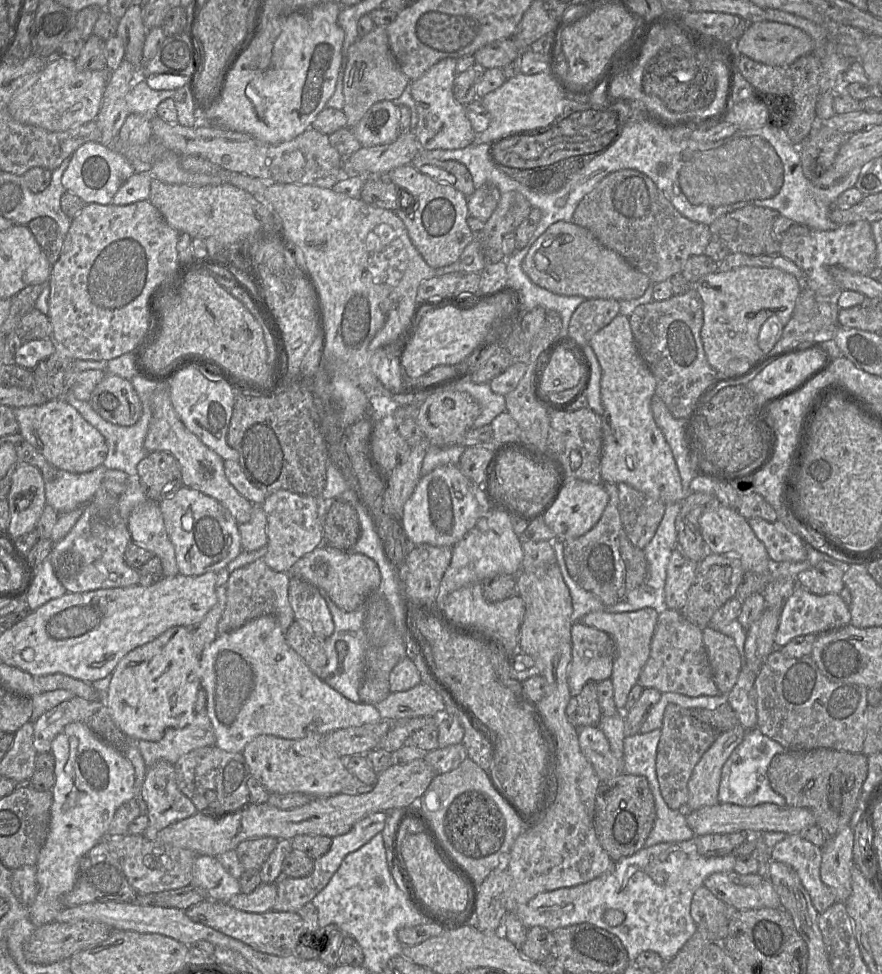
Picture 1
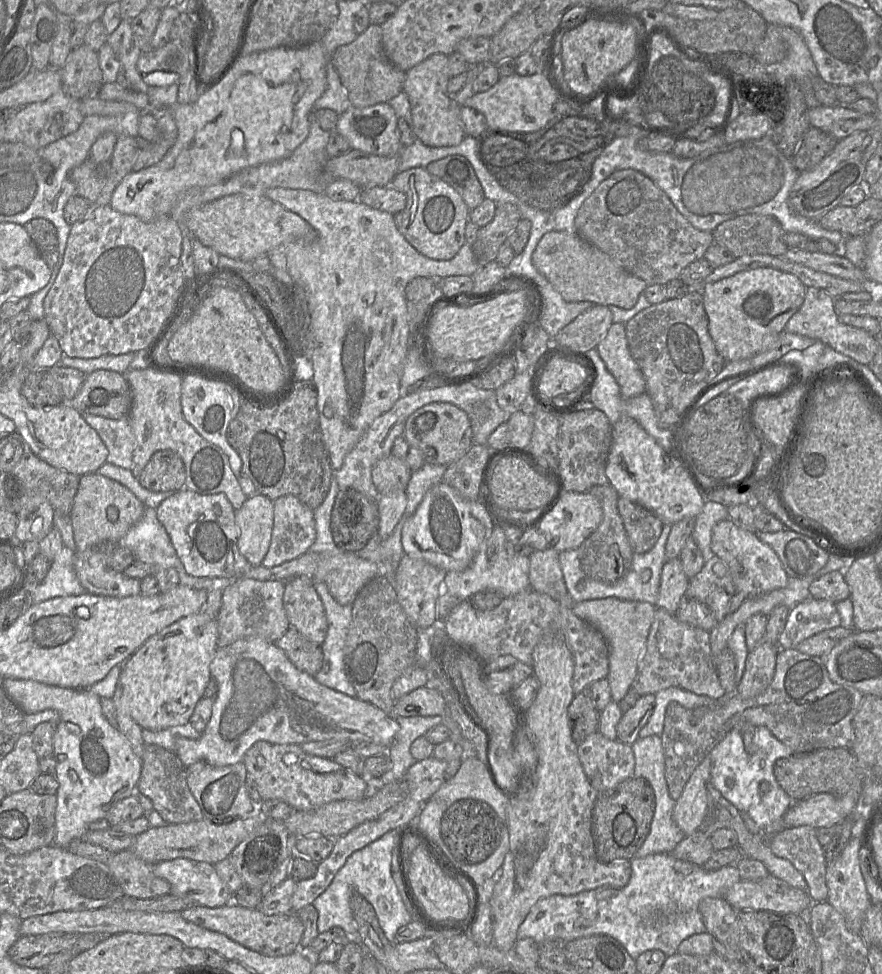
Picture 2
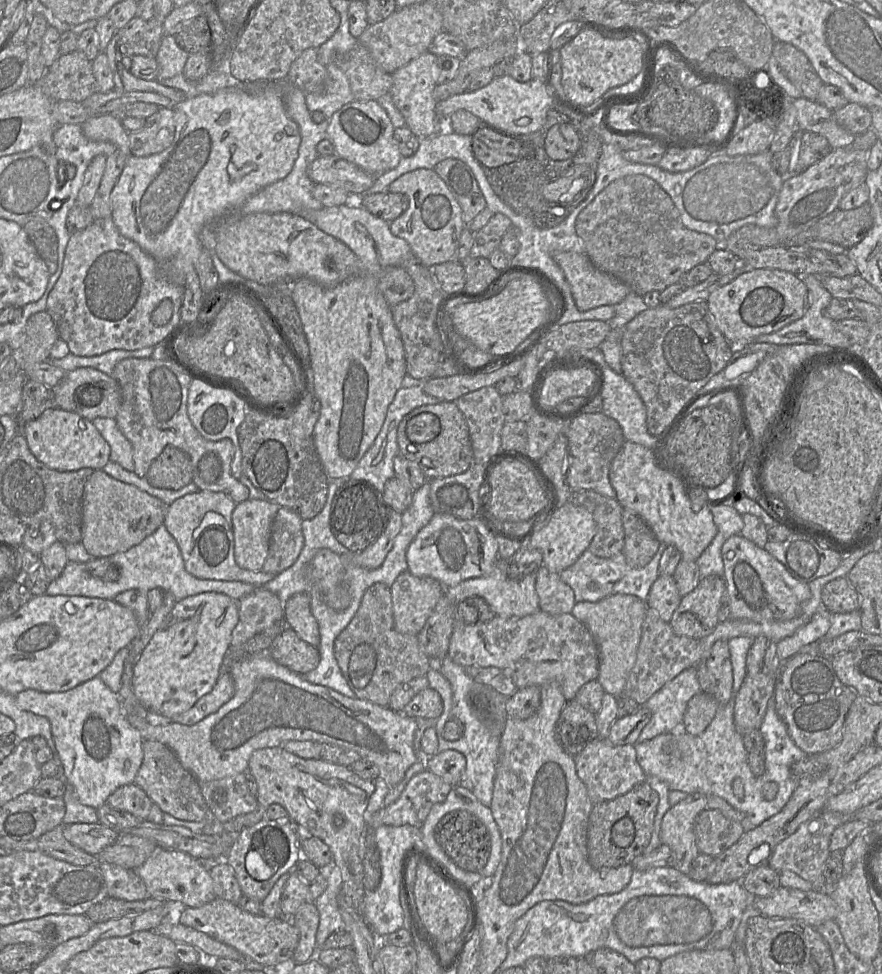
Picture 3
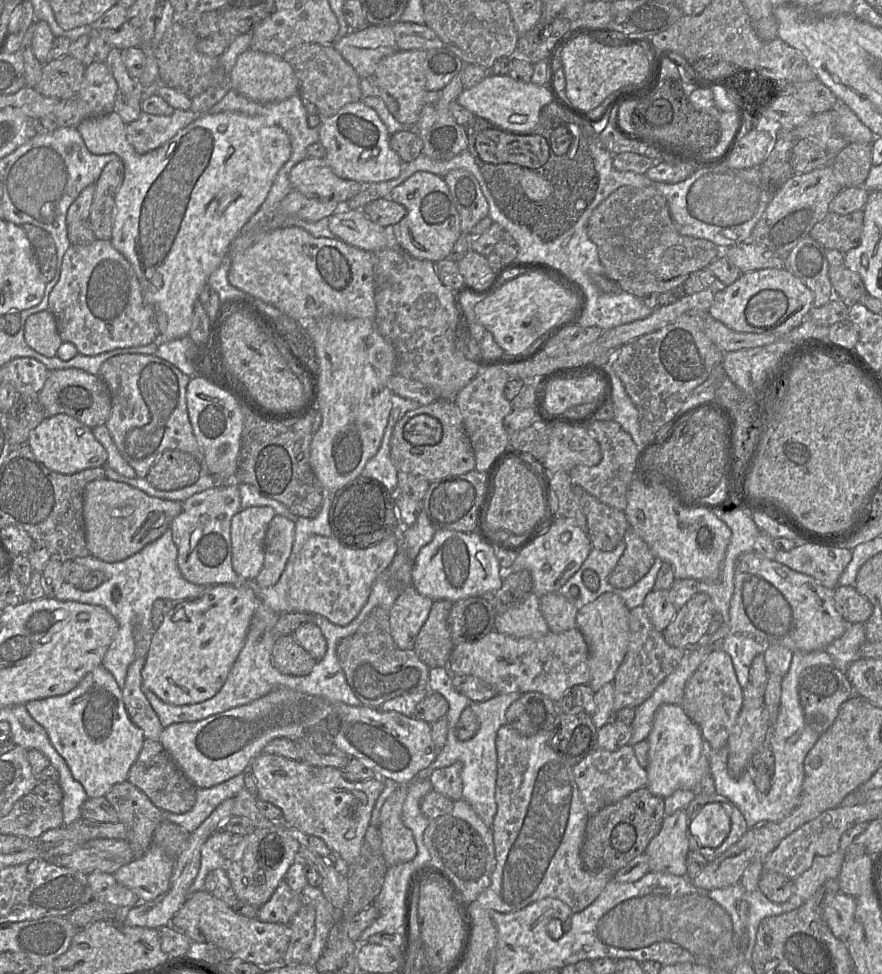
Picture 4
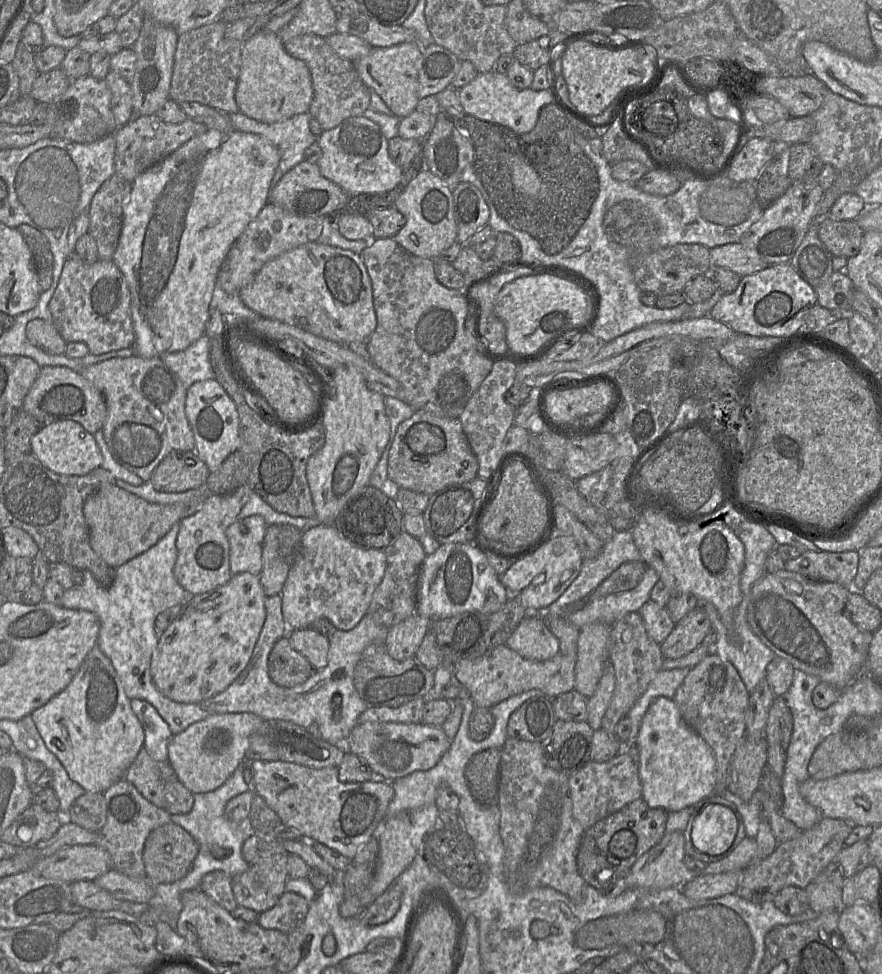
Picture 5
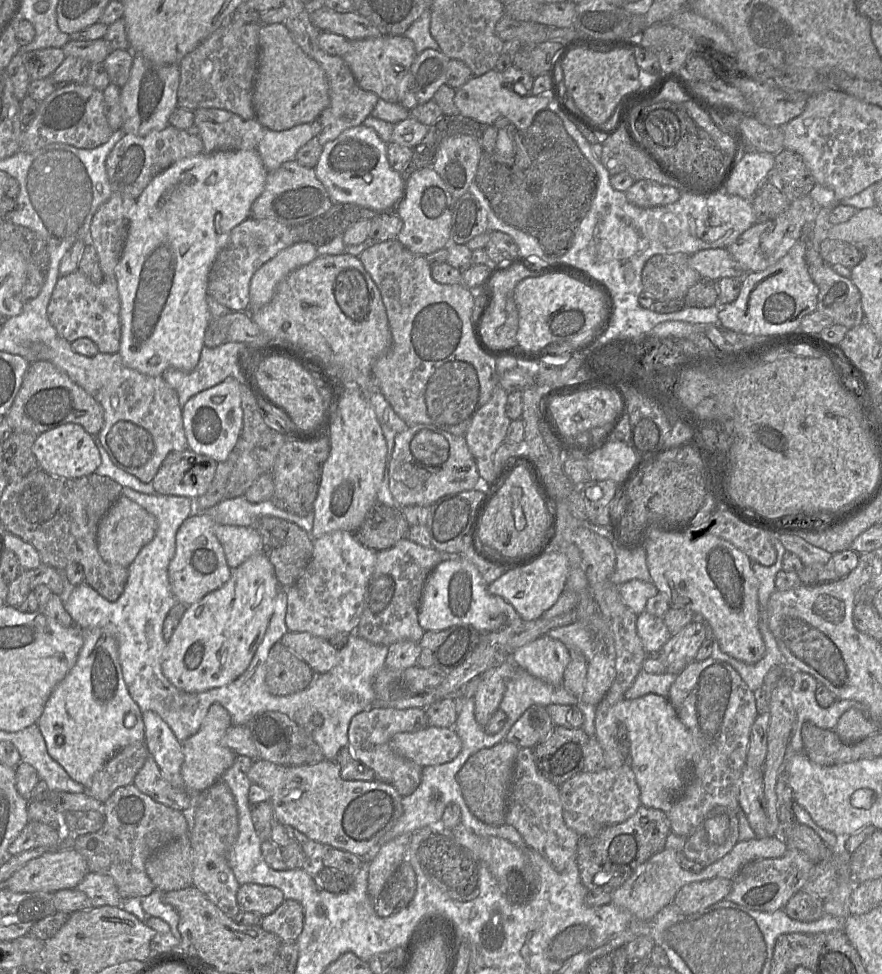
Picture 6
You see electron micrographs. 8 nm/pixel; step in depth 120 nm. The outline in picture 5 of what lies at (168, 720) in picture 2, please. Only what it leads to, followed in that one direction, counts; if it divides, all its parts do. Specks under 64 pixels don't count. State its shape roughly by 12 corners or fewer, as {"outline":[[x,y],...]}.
{"outline":[[259,576],[190,596],[150,672],[180,703],[224,691],[266,618]]}

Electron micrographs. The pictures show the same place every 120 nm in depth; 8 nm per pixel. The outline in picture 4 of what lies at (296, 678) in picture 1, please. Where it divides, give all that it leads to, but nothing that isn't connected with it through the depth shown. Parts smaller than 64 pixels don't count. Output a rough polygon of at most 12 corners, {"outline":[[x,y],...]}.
{"outline":[[289,688],[159,742],[198,789],[271,740],[314,731],[398,784],[380,811],[388,867],[413,860],[409,784],[439,752],[431,724]]}

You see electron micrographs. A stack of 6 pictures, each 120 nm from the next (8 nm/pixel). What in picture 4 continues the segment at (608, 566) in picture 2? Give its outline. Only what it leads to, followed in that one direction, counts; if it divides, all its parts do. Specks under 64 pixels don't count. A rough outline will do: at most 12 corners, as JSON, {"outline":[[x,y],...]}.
{"outline":[[580,486],[574,499],[587,521],[592,547],[612,551],[629,526],[612,508]]}

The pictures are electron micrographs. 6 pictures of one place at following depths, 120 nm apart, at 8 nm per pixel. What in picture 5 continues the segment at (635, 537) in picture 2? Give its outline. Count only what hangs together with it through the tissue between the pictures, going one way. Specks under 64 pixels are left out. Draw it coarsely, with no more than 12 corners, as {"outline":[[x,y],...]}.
{"outline":[[643,560],[624,562],[589,597],[630,591],[641,582]]}

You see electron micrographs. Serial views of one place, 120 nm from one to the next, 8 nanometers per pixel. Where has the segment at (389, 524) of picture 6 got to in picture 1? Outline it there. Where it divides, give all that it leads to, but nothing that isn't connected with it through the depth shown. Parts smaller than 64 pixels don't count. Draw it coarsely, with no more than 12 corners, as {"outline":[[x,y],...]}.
{"outline":[[335,500],[323,525],[326,547],[358,541],[356,510]]}

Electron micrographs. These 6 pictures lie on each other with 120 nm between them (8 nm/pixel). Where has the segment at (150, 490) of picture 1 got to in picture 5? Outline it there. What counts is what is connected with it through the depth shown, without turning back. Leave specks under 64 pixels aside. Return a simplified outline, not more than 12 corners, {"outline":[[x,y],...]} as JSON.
{"outline":[[171,451],[149,483],[158,492],[203,489],[195,451]]}

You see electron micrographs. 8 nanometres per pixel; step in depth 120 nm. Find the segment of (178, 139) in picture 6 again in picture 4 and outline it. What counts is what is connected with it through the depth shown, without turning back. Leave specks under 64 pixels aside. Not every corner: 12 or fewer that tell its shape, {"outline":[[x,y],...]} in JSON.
{"outline":[[191,109],[169,116],[141,112],[125,125],[137,153],[164,145],[199,116]]}

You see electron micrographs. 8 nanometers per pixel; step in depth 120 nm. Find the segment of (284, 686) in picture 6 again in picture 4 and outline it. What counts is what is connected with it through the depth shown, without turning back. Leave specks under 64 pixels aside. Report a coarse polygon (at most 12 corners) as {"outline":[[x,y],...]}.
{"outline":[[292,634],[278,637],[272,665],[282,674],[308,675],[316,659]]}

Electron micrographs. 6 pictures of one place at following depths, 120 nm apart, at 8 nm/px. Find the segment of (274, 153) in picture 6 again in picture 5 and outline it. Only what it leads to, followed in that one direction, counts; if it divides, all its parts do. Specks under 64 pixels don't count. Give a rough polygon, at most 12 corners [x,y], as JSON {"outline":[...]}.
{"outline":[[241,112],[234,130],[260,135],[278,148],[271,189],[304,160],[318,137],[310,113],[263,123]]}

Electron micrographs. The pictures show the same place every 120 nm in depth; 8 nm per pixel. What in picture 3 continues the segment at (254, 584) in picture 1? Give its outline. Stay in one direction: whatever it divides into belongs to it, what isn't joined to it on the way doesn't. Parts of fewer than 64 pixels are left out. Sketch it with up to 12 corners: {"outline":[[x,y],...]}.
{"outline":[[263,587],[239,599],[230,647],[284,621],[278,596]]}

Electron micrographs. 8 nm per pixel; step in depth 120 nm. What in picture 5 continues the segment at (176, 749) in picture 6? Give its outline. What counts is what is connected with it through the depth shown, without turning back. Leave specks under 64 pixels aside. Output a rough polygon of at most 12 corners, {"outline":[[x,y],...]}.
{"outline":[[141,699],[130,705],[144,730],[144,748],[168,760],[173,734],[156,708]]}

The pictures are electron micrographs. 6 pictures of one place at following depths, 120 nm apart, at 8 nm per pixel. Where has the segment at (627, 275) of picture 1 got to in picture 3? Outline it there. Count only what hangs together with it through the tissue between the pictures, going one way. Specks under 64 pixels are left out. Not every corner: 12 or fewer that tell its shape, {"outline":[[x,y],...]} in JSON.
{"outline":[[554,251],[575,305],[615,306],[631,292],[585,253]]}

